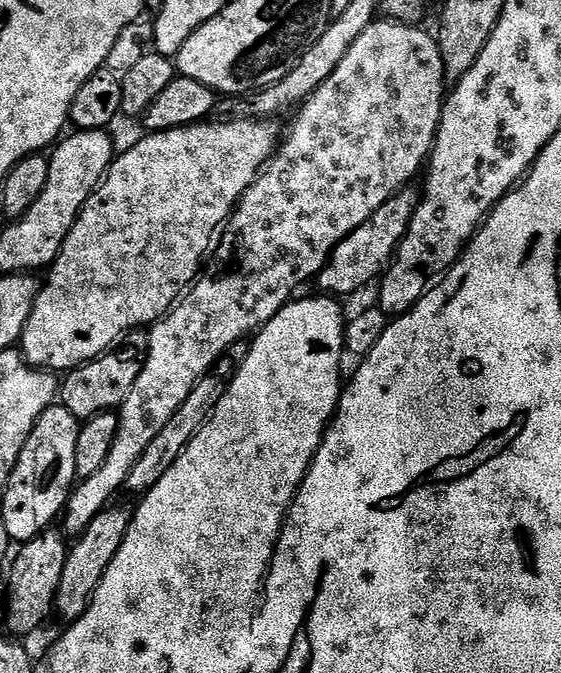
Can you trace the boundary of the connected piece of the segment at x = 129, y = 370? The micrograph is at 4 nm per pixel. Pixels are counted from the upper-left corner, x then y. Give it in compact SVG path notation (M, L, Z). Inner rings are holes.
M143 343L123 344L102 353L97 360L79 364L63 377L58 388L58 400L77 420L83 422L103 412L119 409L130 390L134 390L134 382L138 382L138 374L142 374L146 348Z

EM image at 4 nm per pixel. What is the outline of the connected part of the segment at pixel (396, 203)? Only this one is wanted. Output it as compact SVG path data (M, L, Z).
M405 186L389 200L382 202L382 206L378 206L378 210L374 210L374 214L370 214L362 226L358 226L358 230L350 233L333 250L330 262L324 265L319 274L319 291L333 298L341 298L366 287L371 280L379 281L408 232L416 207L420 205L420 198L421 193L417 189L415 192L412 186Z

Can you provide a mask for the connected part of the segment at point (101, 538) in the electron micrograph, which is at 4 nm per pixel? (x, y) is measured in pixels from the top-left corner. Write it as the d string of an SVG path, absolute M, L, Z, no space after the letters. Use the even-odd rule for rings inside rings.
M109 506L99 512L86 526L86 530L79 533L77 544L73 543L68 550L66 566L62 566L62 582L58 582L58 594L54 605L55 615L61 616L64 622L74 622L86 614L92 604L92 596L96 593L98 582L102 582L102 574L114 562L114 554L122 546L128 533L128 525L132 522L132 512L129 509Z

